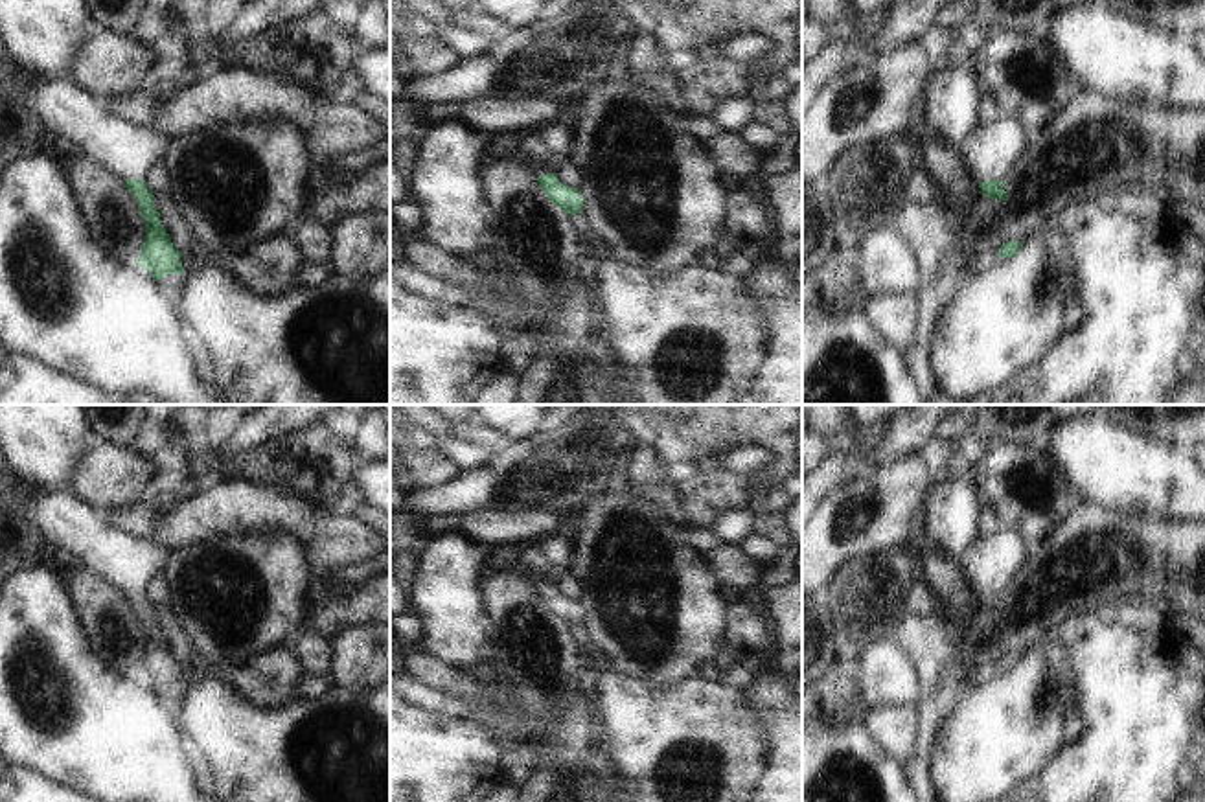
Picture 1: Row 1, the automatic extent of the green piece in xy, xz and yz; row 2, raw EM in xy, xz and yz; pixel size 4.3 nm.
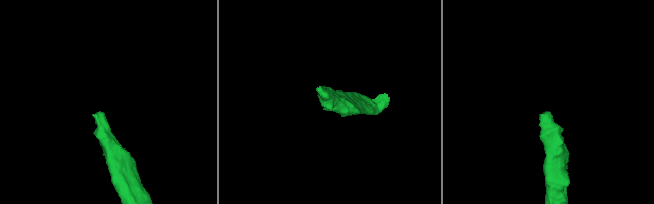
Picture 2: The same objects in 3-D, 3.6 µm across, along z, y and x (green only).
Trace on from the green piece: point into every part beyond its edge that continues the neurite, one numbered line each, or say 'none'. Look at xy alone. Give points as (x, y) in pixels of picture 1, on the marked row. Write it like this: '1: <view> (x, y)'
1: xy (127, 151)

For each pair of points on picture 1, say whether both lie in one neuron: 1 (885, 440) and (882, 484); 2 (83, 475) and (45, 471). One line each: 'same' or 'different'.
1: different
2: different

